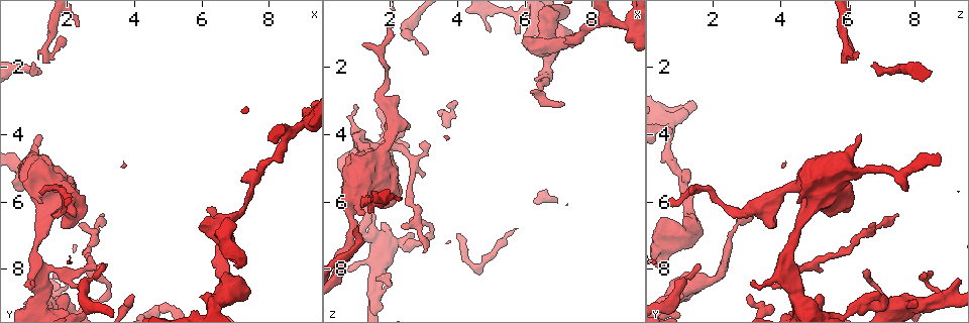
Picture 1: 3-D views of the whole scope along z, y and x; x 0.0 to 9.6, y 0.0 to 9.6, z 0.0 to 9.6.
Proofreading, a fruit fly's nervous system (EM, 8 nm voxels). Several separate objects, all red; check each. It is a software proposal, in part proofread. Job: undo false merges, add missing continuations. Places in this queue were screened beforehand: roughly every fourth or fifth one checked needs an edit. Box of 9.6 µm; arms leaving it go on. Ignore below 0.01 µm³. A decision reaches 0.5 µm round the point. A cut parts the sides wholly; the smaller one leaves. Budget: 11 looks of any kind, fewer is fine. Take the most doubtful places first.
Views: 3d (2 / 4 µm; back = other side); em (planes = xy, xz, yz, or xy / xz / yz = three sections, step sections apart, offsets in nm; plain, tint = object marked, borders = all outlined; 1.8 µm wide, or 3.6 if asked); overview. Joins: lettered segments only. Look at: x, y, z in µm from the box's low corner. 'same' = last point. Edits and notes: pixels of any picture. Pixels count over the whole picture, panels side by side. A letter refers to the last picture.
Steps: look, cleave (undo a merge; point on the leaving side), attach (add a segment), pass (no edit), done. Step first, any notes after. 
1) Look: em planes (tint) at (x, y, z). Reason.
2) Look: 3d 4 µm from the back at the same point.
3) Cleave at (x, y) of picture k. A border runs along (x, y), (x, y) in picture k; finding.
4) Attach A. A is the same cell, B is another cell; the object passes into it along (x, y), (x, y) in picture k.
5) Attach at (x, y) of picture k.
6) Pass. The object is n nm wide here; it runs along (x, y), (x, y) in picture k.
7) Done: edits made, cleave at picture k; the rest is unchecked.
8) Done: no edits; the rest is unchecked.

Look: 3d 2 µm at (3.95, 8.70, 3.10). Long arm stops here.

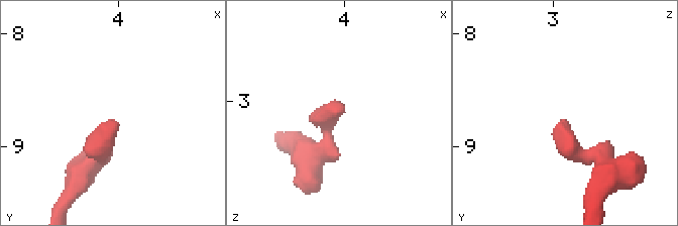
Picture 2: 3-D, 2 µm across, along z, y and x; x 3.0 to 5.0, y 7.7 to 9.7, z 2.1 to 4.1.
Look: em planes (borders) at (3.96, 8.78, 3.10). Shape alone is not enough.

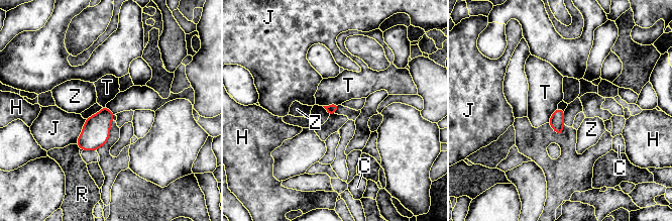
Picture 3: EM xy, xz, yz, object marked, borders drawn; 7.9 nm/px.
Pass. C, H, J, R, T and Z are other cells; a border runs along (339, 104), (323, 106) in picture 3; no lettered segment goes on from it.

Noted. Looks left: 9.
Look: em planes (plain) at (7.20, 6.10, 1.35). Narrows sharply.

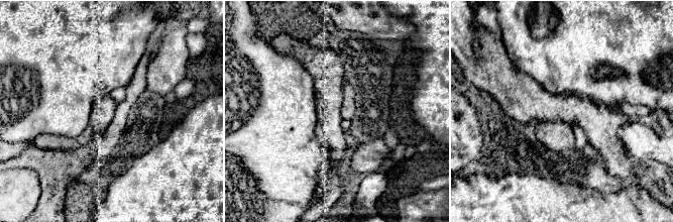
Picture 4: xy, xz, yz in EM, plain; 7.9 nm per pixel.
Look: em planes (borders) at the same point. What lies round it.

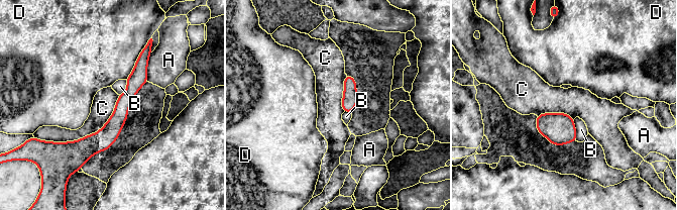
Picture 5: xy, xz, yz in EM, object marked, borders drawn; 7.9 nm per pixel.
Pass. A, B, C and D are other cells; it runs along (146, 56), (116, 122), (67, 144) in picture 5; all the same cell.

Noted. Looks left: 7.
Look: em 3.6 µm yz step 16 (borders) at (1.60, 8.90, 8.90).

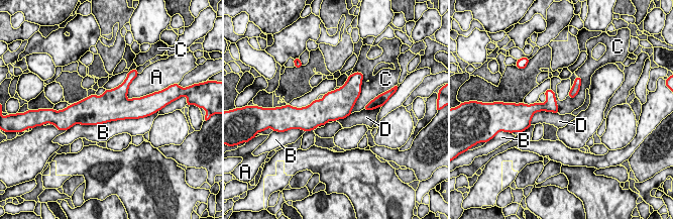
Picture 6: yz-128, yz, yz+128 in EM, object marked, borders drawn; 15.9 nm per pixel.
Pass. A, B, C and D are other cells; a border runs along (361, 83), (360, 95), (350, 113) in picture 6; continuous, no second cell.

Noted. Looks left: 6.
Look: em xz step 16 (tint) at (2.05, 6.10, 3.60). Narrows sharply.

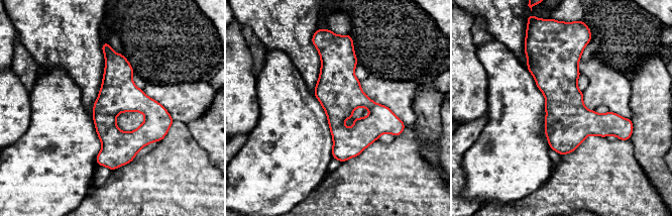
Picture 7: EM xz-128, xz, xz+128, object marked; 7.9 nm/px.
Look: em xy step 8 (borders) at the same point.

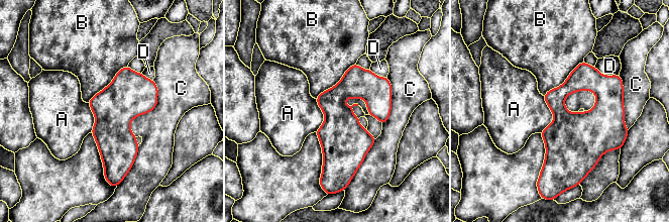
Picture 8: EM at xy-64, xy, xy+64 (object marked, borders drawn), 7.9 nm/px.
Pass. A, B, C and D are other cells; one cell here.

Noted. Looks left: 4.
Done: no edits; the rest is unchecked.

